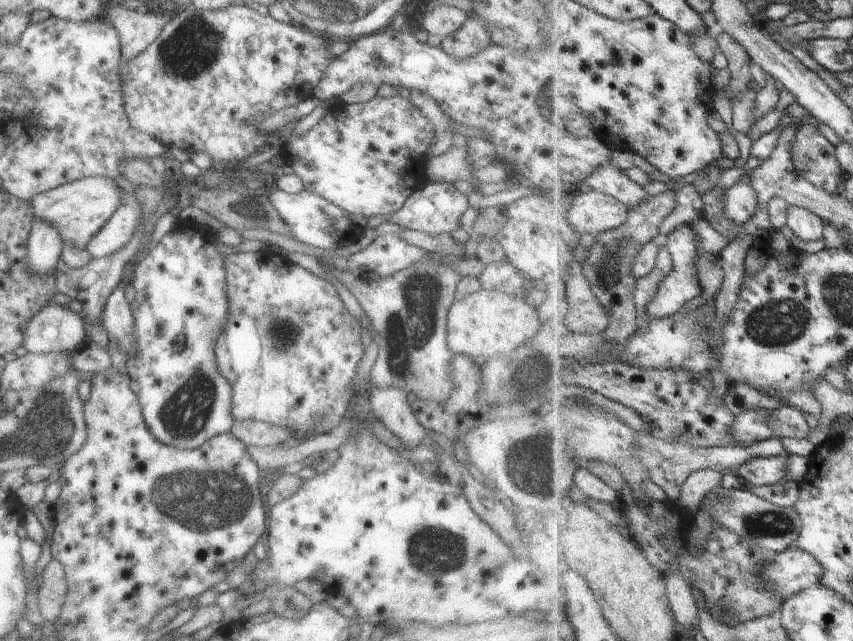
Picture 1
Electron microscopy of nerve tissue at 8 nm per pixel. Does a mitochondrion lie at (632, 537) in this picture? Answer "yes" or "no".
no

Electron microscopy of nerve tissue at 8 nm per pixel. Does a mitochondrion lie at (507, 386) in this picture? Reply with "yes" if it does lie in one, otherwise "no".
yes

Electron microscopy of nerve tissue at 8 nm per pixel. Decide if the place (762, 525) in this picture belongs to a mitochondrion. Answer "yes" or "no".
yes

